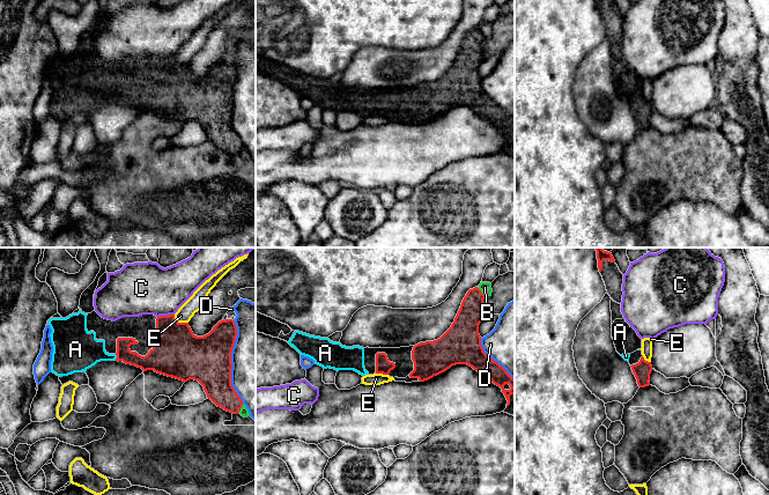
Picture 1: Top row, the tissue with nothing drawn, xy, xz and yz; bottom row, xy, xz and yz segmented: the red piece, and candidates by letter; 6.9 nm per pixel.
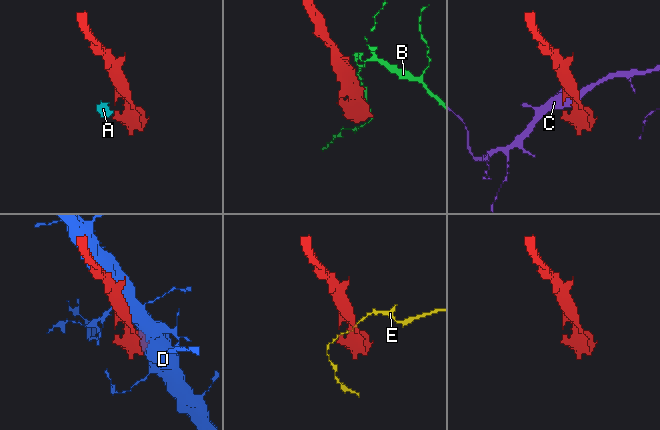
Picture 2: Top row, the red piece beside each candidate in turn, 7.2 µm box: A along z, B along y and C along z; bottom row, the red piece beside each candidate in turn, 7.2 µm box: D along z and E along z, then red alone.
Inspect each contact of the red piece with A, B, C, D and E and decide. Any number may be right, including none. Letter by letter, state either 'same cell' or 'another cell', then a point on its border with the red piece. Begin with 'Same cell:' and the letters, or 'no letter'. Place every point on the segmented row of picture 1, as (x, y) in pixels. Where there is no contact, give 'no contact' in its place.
Same cell: A
A: same cell; contact xy (117, 356)
B: another cell; contact xz (481, 293)
C: another cell; contact xy (165, 316)
D: another cell; contact xy (230, 362)
E: another cell; contact xy (179, 323)

